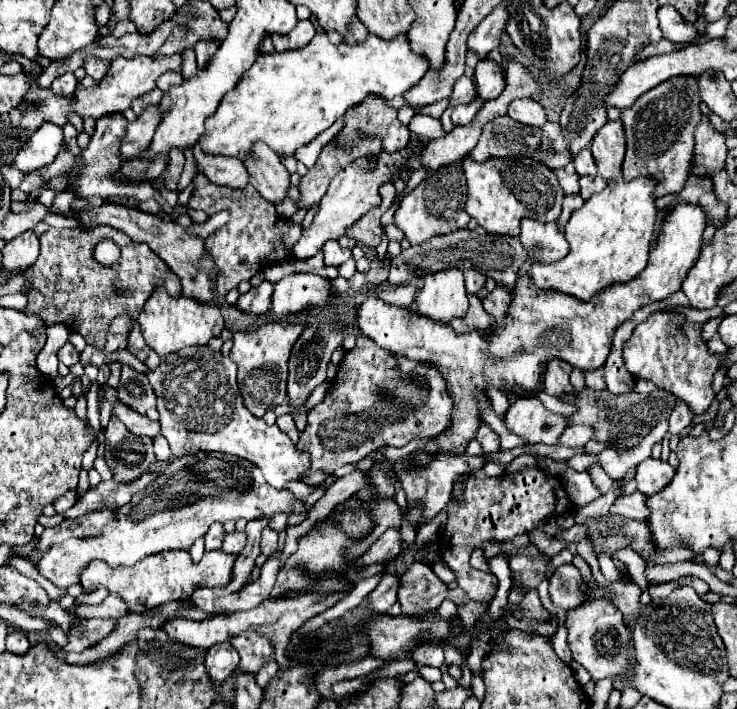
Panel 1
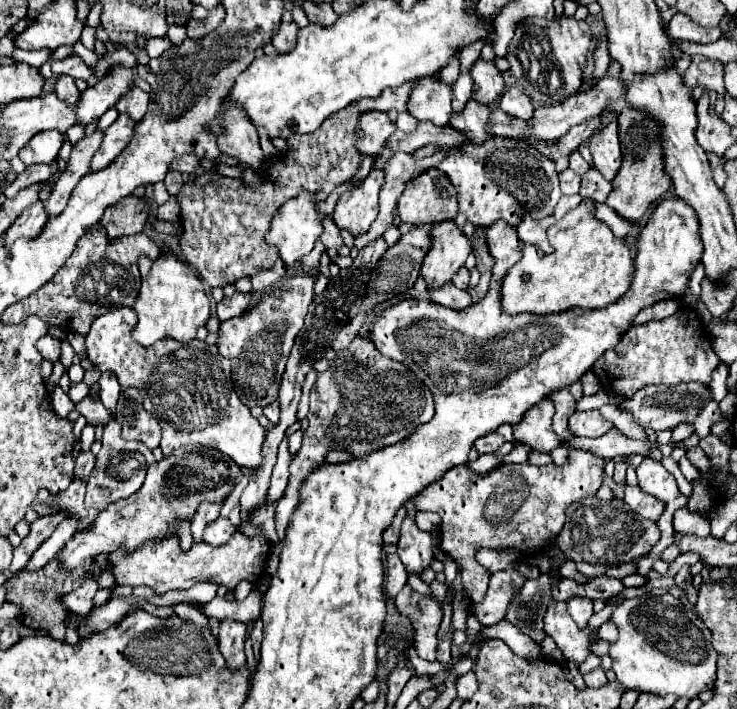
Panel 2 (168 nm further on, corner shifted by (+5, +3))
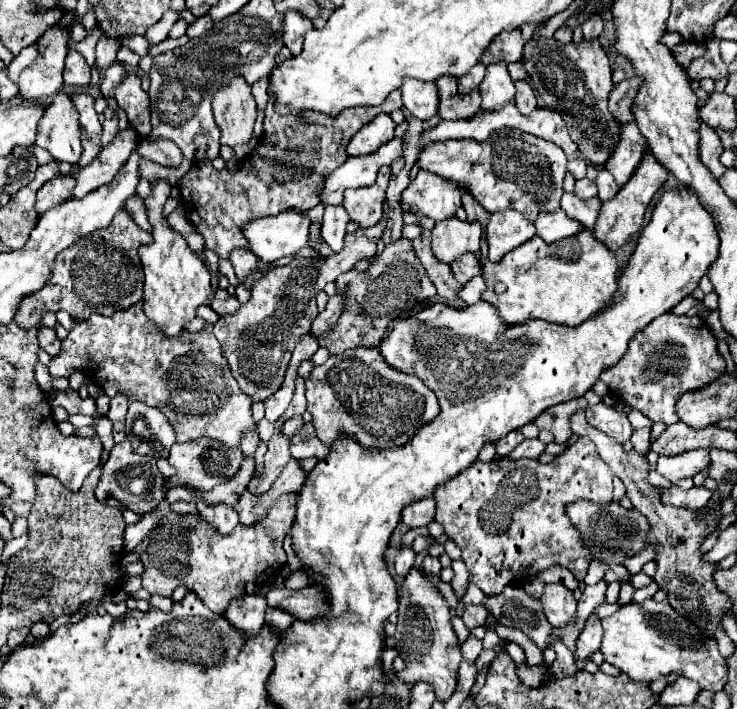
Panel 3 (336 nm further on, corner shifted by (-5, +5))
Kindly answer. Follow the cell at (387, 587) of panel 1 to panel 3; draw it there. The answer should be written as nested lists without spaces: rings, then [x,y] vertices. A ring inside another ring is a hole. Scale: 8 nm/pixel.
[[[400,546],[398,554],[396,554],[396,574],[398,576],[406,576],[414,564],[414,550],[412,546]]]

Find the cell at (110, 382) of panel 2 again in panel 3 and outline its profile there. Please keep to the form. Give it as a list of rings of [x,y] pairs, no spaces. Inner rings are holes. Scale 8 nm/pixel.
[[[114,396],[110,402],[110,412],[108,418],[114,424],[114,442],[120,444],[126,440],[124,434],[124,418],[126,418],[126,410],[128,410],[128,400],[124,396]]]

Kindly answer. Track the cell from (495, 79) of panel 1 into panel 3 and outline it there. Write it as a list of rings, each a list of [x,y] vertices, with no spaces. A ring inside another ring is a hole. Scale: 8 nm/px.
[[[490,64],[486,68],[486,78],[482,80],[478,92],[480,92],[480,98],[482,98],[480,108],[484,112],[498,110],[504,104],[512,102],[516,90],[514,90],[514,82],[508,74],[506,64]]]

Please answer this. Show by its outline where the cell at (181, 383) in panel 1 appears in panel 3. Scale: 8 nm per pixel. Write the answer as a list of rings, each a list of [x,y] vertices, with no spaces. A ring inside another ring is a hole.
[[[142,300],[112,316],[90,314],[90,318],[74,318],[74,322],[74,328],[62,342],[60,354],[48,364],[50,376],[68,378],[74,370],[80,370],[110,398],[118,392],[130,402],[138,400],[158,408],[176,430],[178,442],[208,436],[232,448],[240,444],[244,428],[256,426],[250,416],[252,400],[232,378],[214,334],[184,330],[170,338],[146,318]]]

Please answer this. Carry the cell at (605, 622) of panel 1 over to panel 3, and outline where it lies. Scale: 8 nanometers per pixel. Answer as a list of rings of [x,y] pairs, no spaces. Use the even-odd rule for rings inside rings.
[[[546,584],[546,590],[540,598],[544,614],[552,626],[564,626],[576,616],[576,598],[574,594],[560,584]]]

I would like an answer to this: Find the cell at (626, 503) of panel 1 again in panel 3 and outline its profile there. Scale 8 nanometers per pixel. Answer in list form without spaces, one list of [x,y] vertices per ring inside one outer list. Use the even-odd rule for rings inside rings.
[[[672,486],[668,490],[662,490],[664,496],[664,504],[676,504],[678,508],[690,508],[690,510],[698,510],[704,504],[708,504],[708,500],[712,498],[712,490],[700,486],[700,488],[690,488],[690,490],[682,490],[678,486]]]

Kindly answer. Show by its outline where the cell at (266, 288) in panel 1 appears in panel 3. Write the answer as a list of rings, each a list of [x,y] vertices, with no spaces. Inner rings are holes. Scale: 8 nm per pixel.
[[[218,288],[214,298],[210,300],[210,308],[218,314],[218,316],[226,316],[230,312],[236,312],[240,308],[240,302],[236,300],[236,296],[230,296],[226,290]]]

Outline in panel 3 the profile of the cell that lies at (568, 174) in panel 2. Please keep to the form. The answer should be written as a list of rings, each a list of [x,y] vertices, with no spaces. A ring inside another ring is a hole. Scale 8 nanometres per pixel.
[[[582,178],[582,180],[576,180],[576,190],[574,194],[580,198],[580,200],[588,200],[588,198],[594,198],[596,196],[596,184]]]

